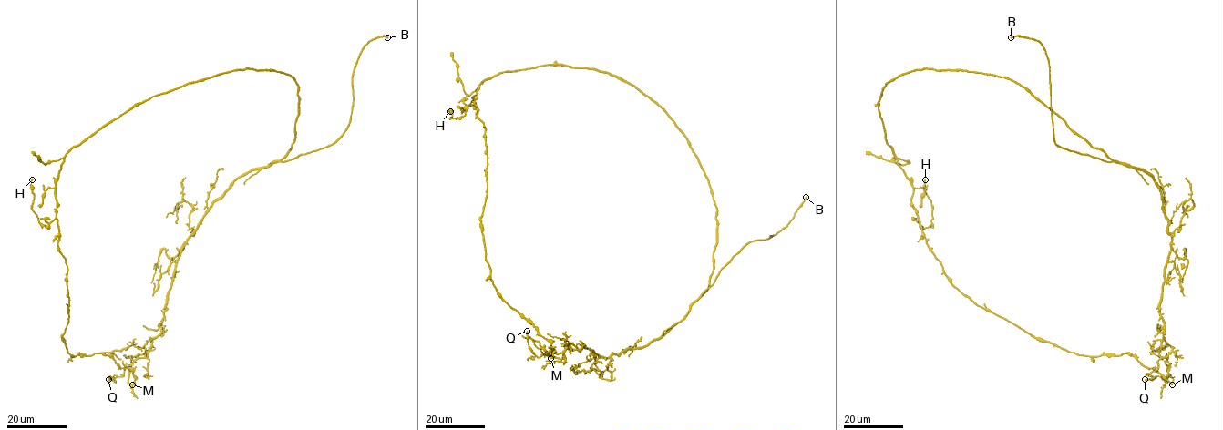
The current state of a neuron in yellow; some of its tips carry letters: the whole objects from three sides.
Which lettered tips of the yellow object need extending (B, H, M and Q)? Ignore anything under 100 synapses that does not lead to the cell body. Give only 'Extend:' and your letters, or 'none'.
Extend: B

